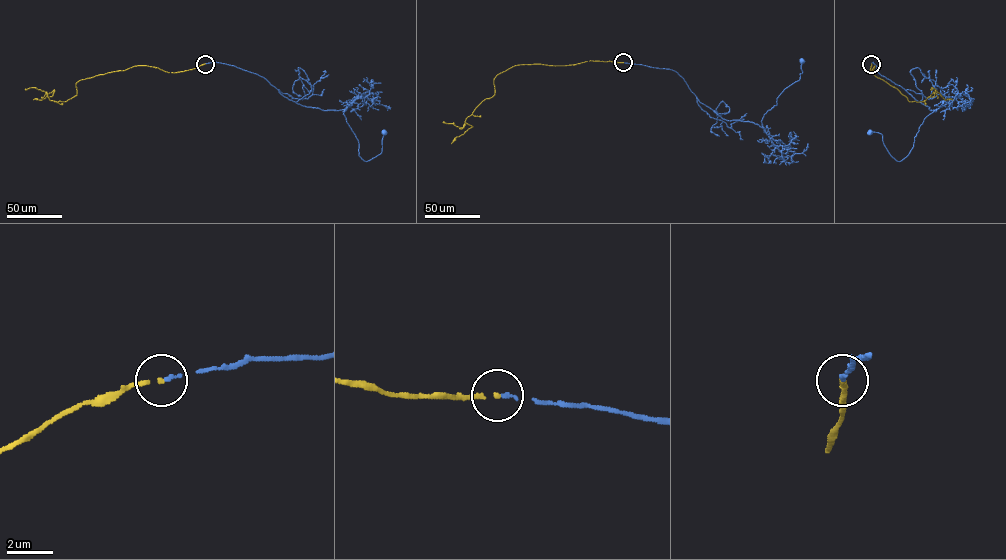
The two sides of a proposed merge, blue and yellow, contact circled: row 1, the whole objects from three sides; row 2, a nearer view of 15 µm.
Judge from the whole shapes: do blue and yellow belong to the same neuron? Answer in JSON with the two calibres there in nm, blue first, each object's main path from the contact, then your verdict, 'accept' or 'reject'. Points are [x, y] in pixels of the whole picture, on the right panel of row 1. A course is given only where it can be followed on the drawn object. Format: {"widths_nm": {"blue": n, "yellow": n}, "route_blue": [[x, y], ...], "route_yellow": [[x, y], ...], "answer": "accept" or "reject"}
{"widths_nm": {"blue": 140, "yellow": 150}, "route_blue": [[871, 64], [936, 110], [924, 119], [913, 146], [900, 161], [888, 153], [881, 134], [869, 132]], "route_yellow": [[871, 64], [870, 73], [874, 65], [873, 74], [909, 101], [923, 101], [936, 90], [945, 100], [952, 100]], "answer": "accept"}

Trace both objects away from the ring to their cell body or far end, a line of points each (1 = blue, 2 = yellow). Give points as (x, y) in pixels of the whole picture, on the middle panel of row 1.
1: (623, 62), (674, 70), (700, 102), (722, 118), (762, 127), (764, 115), (800, 79), (802, 60)
2: (623, 62), (513, 66), (497, 75), (495, 94), (467, 117), (465, 122), (472, 126), (451, 143)

